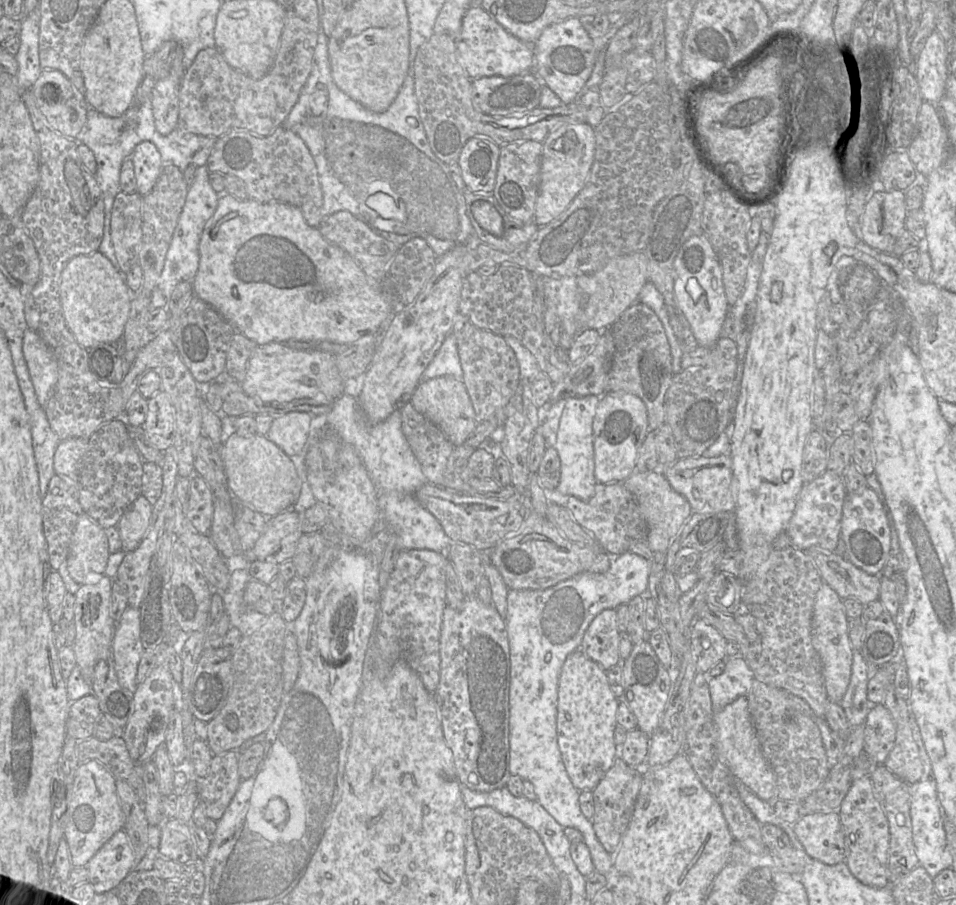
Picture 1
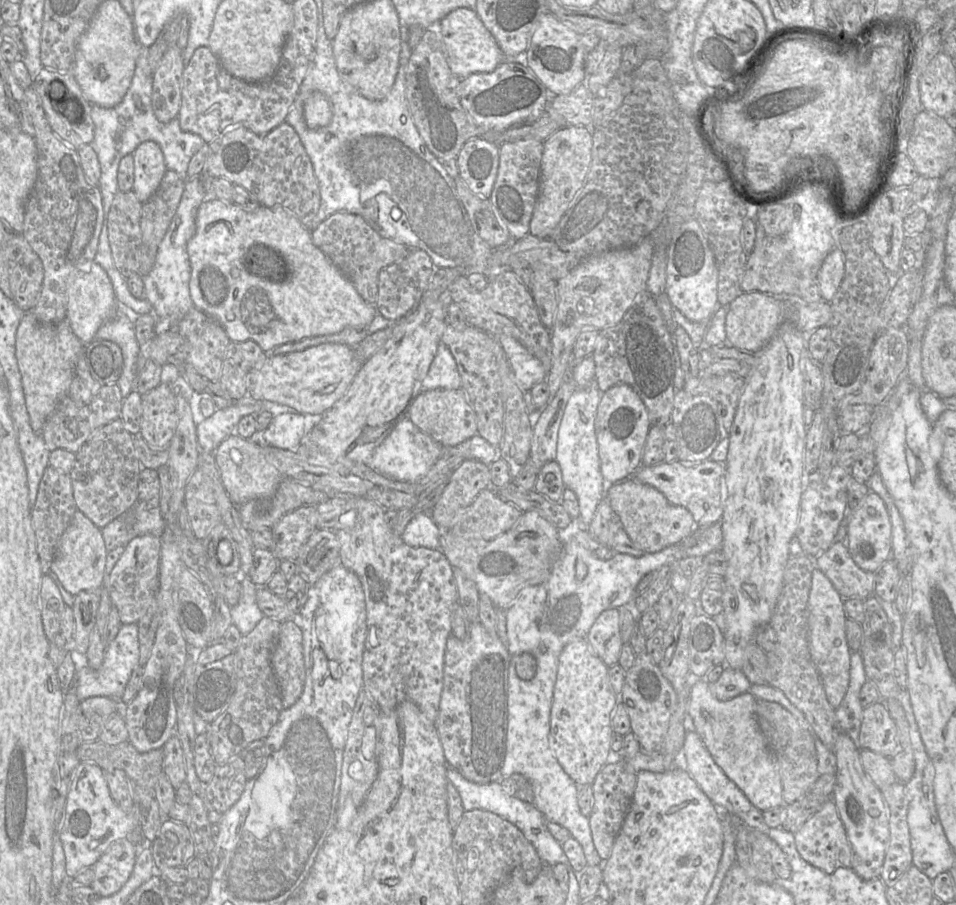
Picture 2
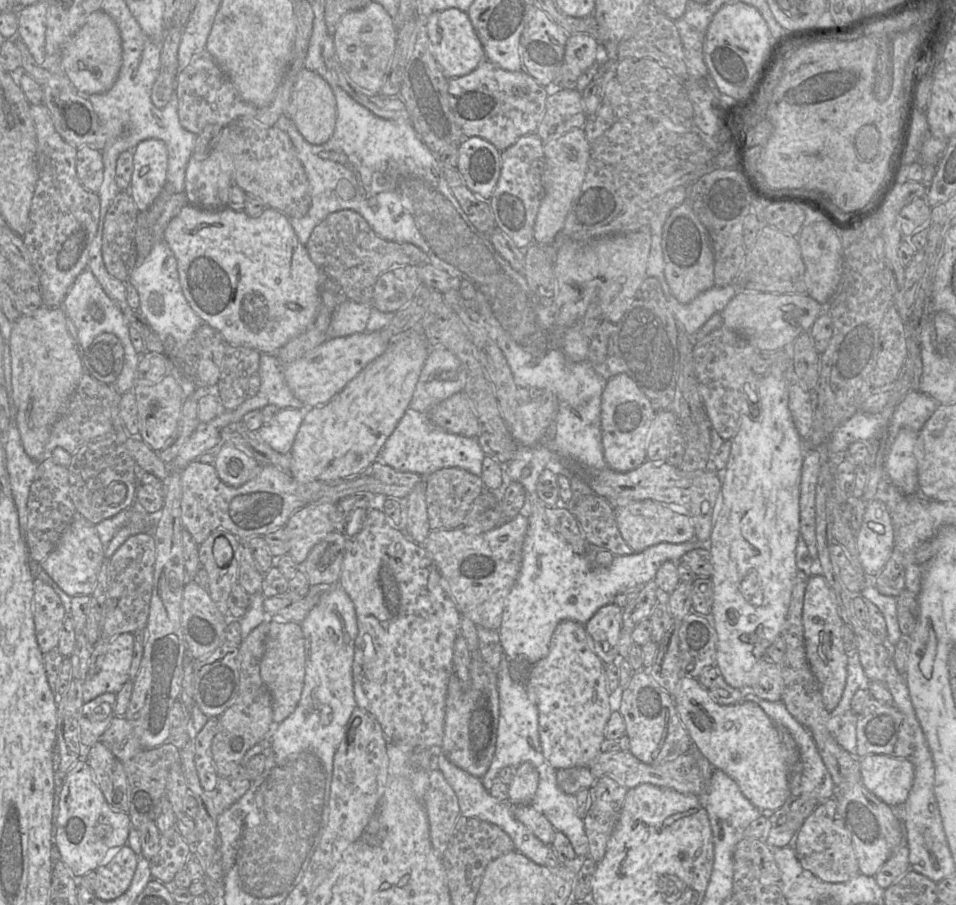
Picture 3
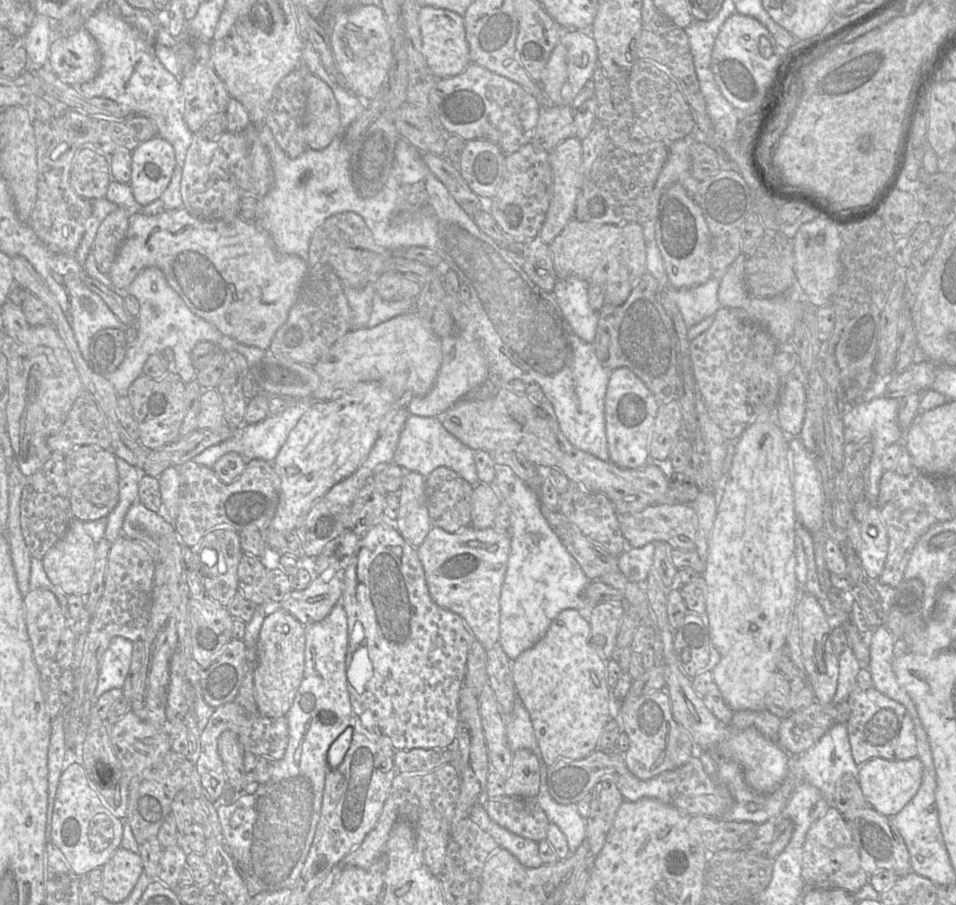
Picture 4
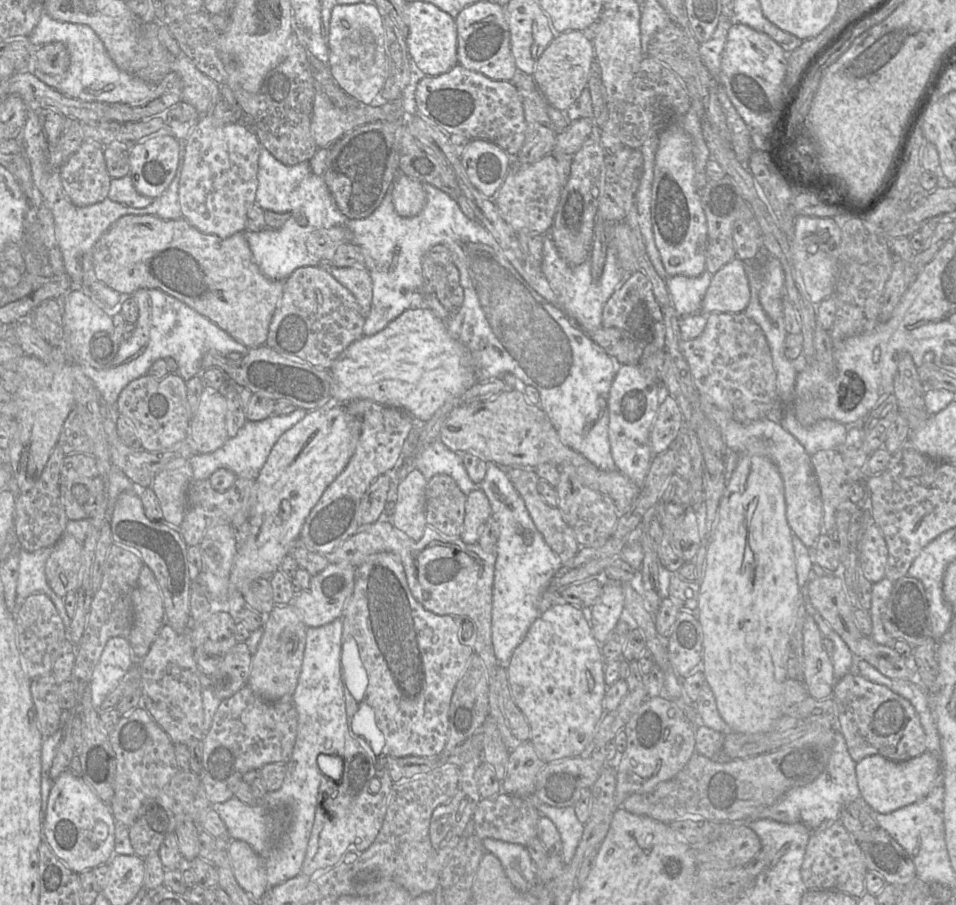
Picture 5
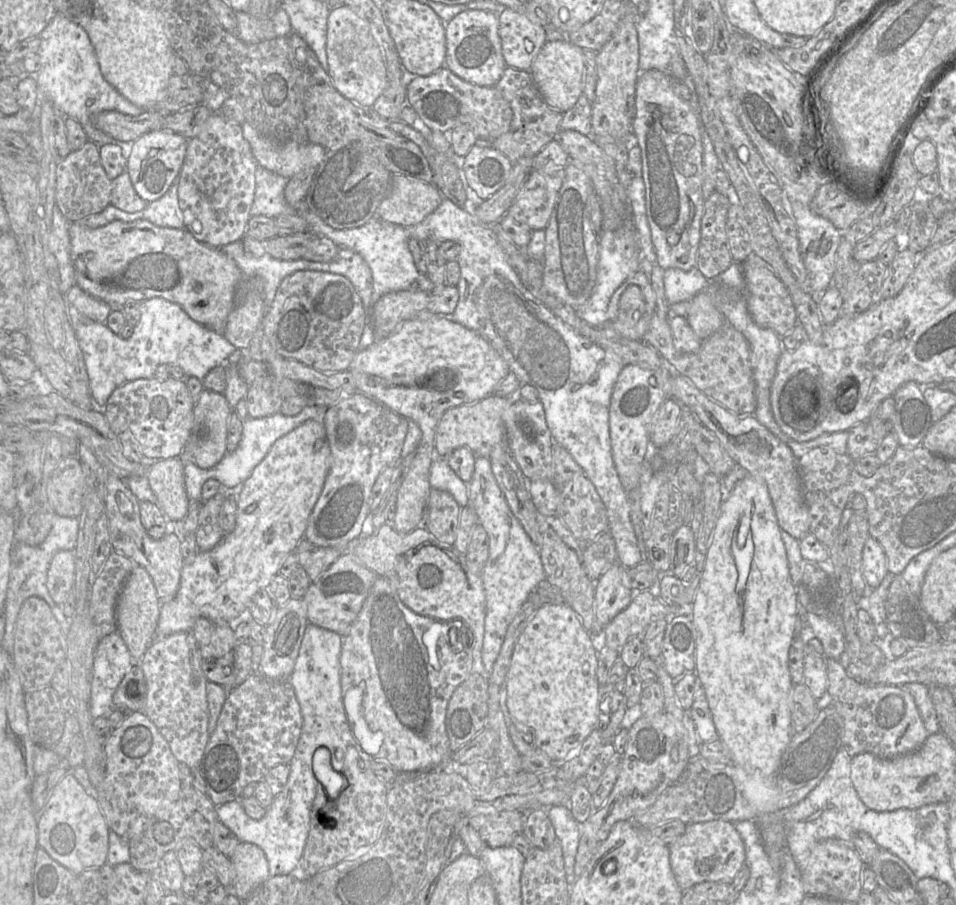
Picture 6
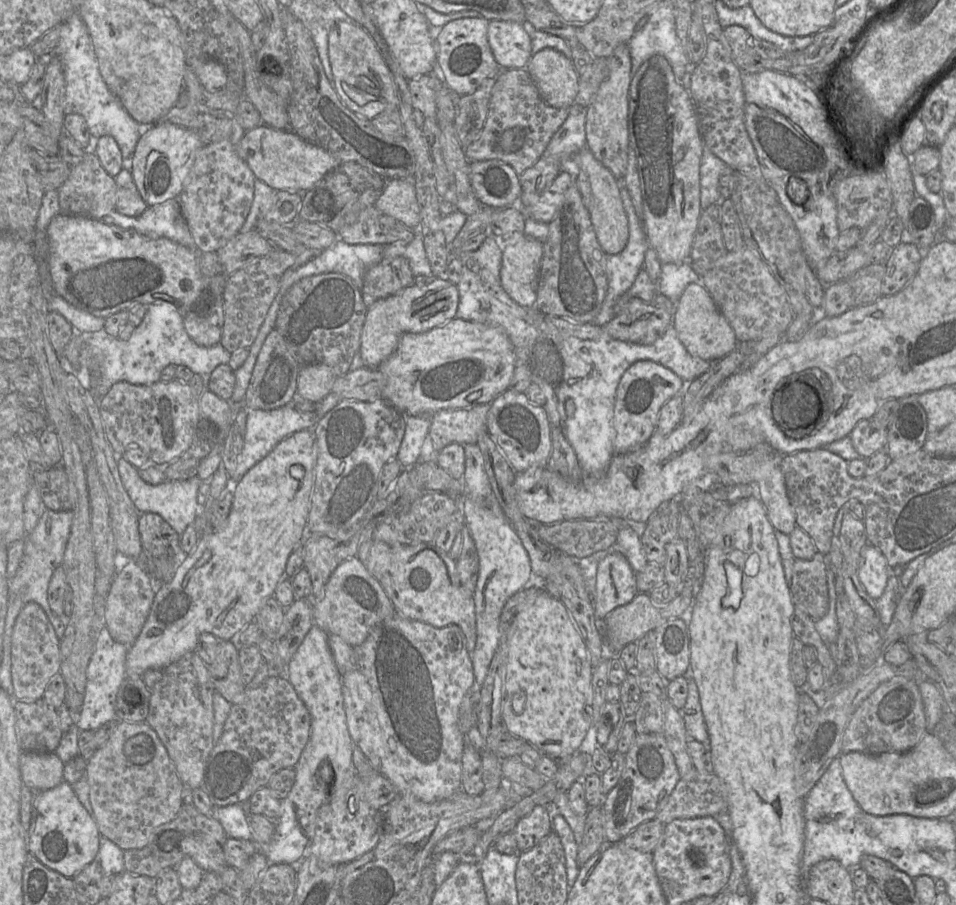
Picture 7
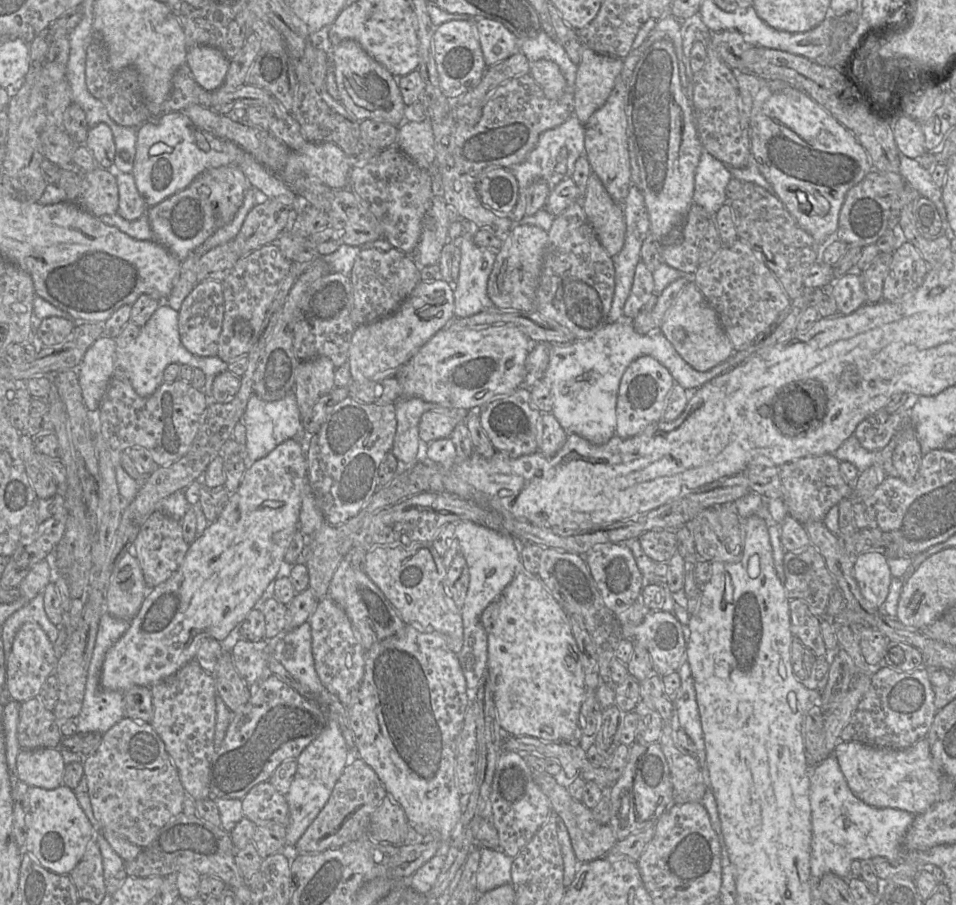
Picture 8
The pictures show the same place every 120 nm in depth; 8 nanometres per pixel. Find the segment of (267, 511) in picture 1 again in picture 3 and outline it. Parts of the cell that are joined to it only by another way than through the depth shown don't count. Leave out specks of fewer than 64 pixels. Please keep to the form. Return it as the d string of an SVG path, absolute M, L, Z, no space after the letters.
M222 444L213 463L216 472L225 484L239 487L253 479L261 465L231 444Z

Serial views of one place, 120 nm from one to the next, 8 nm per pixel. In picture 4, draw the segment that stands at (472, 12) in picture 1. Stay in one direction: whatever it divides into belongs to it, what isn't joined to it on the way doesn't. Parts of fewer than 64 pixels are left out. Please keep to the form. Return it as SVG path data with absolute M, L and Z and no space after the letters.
M424 6L419 9L418 22L422 53L433 74L442 79L462 73L471 63L463 16L447 9Z

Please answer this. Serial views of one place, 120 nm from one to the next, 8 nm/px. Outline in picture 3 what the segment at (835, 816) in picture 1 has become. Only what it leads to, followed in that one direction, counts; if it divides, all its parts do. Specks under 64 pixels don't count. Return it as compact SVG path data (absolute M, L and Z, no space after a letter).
M834 798L820 802L806 818L797 832L795 853L801 866L824 882L842 883L860 873L851 835L837 812Z

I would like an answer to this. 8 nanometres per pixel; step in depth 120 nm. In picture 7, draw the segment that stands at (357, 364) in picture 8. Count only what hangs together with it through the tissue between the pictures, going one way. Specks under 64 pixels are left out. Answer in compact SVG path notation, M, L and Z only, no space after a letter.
M435 278L426 285L412 284L400 292L377 300L367 308L359 353L365 367L378 368L396 350L403 333L422 333L455 318L459 303L457 285Z

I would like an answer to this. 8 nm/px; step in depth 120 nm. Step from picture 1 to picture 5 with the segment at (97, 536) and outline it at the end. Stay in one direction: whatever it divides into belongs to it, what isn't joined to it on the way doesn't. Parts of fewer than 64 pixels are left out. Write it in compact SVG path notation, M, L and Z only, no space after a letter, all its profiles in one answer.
M64 533L53 546L47 559L45 574L52 590L61 598L80 586L83 546L71 534Z

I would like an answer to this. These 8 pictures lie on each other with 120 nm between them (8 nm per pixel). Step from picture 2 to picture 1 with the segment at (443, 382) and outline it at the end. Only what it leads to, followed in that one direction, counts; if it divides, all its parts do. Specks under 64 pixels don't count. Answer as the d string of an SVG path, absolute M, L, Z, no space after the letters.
M451 333L446 336L440 349L423 372L421 382L442 376L451 376L456 381L463 382L463 370L457 350L457 340Z

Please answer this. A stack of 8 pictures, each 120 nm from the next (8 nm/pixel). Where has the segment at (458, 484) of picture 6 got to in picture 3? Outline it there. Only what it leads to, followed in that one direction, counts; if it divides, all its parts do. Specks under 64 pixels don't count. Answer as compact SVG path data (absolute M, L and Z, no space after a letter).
M408 408L394 431L385 441L377 460L400 472L412 472L423 477L443 469L456 467L480 476L486 454L476 438L452 434L430 420L428 413Z

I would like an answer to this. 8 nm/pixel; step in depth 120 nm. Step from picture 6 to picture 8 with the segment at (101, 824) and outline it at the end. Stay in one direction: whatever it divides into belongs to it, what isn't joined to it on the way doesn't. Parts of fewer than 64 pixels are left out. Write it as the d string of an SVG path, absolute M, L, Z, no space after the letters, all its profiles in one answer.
M64 783L55 789L28 786L29 812L26 816L27 837L25 849L44 868L69 875L82 859L88 842L95 837L95 830L79 804L74 790Z

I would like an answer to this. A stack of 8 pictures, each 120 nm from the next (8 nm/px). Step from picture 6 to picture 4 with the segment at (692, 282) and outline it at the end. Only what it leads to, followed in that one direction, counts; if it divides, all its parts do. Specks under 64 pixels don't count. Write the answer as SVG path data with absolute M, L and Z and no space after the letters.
M711 277L693 288L669 286L667 294L677 304L686 326L692 327L703 319L713 316L722 306L718 300L719 280Z

